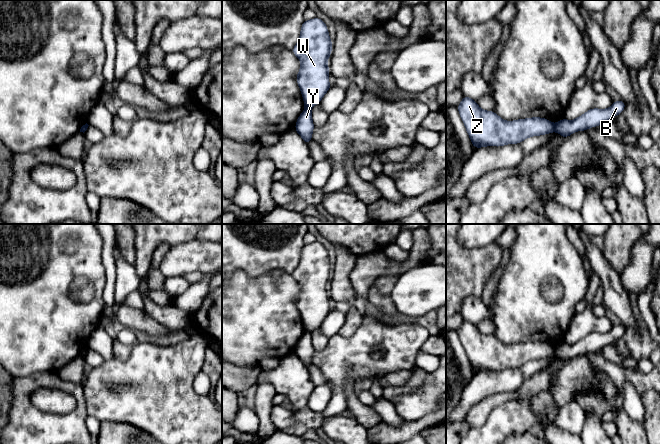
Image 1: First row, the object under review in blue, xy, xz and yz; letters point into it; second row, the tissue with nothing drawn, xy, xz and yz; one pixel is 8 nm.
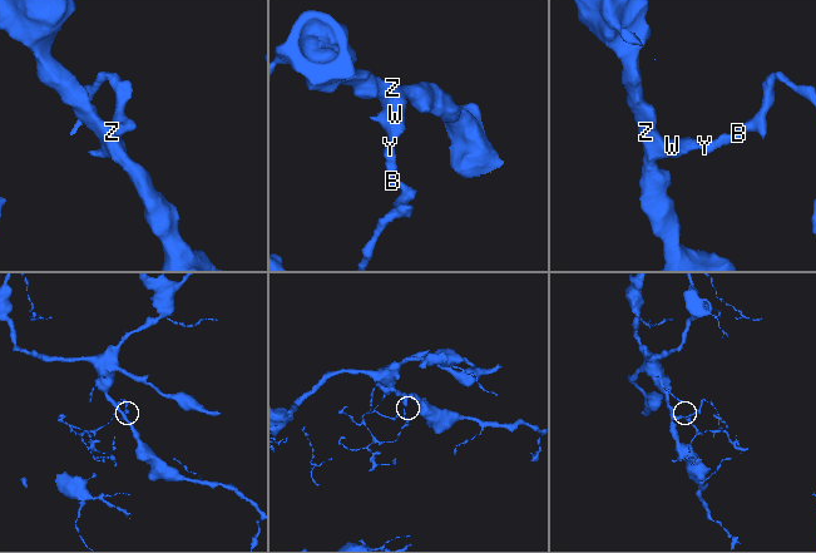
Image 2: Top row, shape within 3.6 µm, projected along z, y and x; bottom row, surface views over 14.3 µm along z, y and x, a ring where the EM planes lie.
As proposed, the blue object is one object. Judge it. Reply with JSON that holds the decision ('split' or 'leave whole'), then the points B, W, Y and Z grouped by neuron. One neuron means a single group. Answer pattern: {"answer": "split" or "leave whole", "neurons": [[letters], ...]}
{"answer": "split", "neurons": [["B", "Y"], ["W", "Z"]]}

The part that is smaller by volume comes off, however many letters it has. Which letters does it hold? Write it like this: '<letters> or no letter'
B, Y

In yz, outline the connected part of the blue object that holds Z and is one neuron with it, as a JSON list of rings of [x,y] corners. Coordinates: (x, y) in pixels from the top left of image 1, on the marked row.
[[[465,95],[457,109],[472,146],[476,149],[519,144],[532,136],[554,131],[554,124],[547,118],[531,117],[505,121],[494,111],[481,109],[476,100]]]

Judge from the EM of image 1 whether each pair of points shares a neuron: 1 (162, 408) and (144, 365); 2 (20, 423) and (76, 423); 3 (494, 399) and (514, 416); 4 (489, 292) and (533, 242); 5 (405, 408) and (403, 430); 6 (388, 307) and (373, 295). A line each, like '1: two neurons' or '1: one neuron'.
1: one neuron
2: one neuron
3: two neurons
4: two neurons
5: two neurons
6: one neuron

